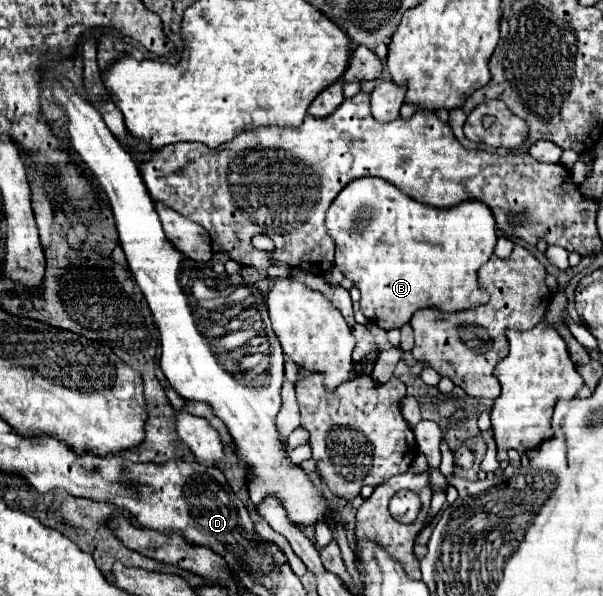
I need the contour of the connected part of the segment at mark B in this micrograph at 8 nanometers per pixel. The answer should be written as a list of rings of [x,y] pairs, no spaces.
[[[357,178],[351,180],[339,194],[337,198],[331,202],[329,210],[327,210],[327,230],[333,236],[337,250],[335,250],[335,268],[343,272],[345,278],[353,280],[353,284],[359,288],[361,292],[361,312],[369,318],[369,322],[373,322],[375,326],[383,328],[383,330],[391,330],[391,328],[401,328],[403,324],[407,324],[413,316],[413,312],[425,308],[425,306],[435,306],[435,308],[443,308],[445,312],[455,312],[461,308],[471,308],[477,304],[483,304],[485,300],[489,300],[489,296],[479,288],[477,284],[477,270],[481,268],[481,264],[485,264],[491,256],[493,256],[493,248],[495,248],[495,240],[497,240],[497,226],[495,226],[495,218],[493,212],[479,200],[471,198],[465,200],[453,208],[431,208],[427,204],[419,204],[417,200],[407,198],[407,194],[403,194],[399,188],[395,188],[391,182],[383,180],[383,178]]]

